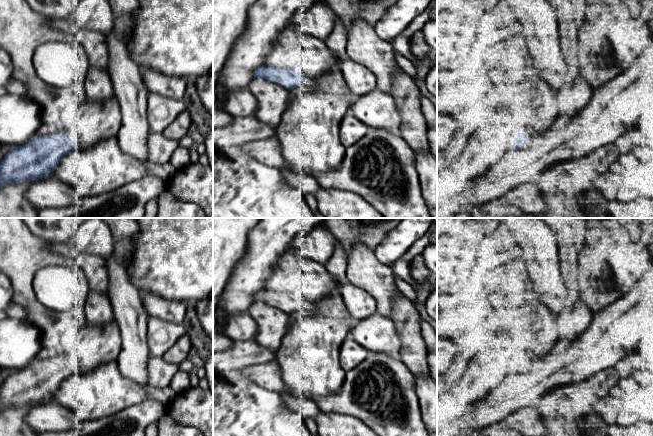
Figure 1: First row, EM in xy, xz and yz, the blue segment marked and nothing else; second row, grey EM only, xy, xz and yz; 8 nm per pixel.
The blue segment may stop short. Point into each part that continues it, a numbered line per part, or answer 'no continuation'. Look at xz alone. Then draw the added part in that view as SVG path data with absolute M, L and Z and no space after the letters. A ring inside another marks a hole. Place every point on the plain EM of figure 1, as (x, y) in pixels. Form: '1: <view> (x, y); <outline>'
1: xz (307, 309); M304 302L300 308L298 309L298 311L304 315L304 316L313 316L316 312L316 308L313 305L313 303L310 302Z

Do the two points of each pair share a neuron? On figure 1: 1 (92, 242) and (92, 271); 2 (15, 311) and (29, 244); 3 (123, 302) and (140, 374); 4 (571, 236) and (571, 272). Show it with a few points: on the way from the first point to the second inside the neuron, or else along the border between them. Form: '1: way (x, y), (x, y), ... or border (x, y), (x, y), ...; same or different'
1: border (70, 244), (82, 252), (93, 253), (103, 257); different
2: border (12, 301), (20, 304), (26, 310), (27, 318); different
3: way (132, 320), (134, 356); same
4: way (571, 245), (571, 263); same

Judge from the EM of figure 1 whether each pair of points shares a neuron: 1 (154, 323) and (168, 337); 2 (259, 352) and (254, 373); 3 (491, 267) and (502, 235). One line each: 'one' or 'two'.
1: one
2: two
3: two

